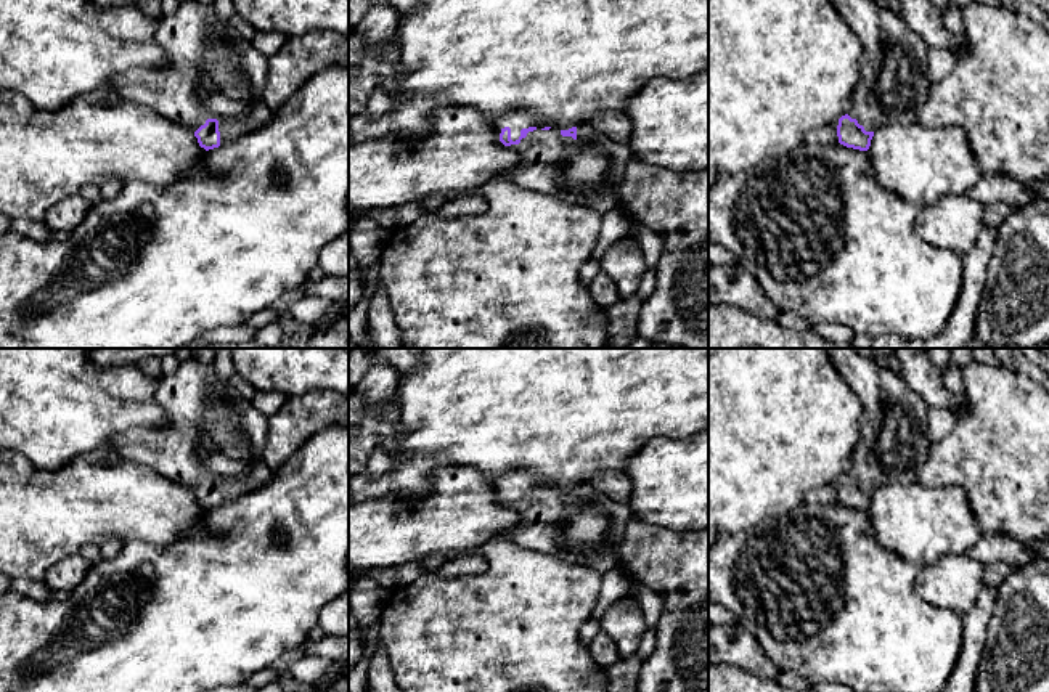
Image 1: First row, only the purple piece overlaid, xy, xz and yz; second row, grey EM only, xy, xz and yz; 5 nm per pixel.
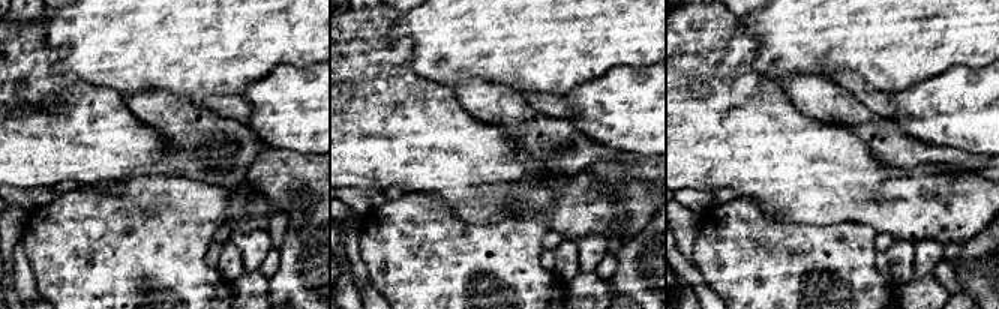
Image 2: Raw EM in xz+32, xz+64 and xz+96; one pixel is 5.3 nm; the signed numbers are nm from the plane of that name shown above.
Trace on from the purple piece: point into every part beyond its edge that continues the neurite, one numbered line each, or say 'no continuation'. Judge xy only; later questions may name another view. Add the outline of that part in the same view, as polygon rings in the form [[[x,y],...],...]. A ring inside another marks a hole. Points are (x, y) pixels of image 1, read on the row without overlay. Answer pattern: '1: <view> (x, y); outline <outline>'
1: xy (212, 432); outline [[[196,358],[182,361],[175,372],[159,377],[156,401],[167,416],[165,425],[117,435],[108,448],[193,491],[207,478],[217,478],[220,504],[254,491],[271,478],[273,472],[263,459],[268,419],[249,400],[231,392],[210,364]]]

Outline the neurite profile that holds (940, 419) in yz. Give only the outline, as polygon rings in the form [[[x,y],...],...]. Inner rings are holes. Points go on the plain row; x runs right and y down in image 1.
[[[929,408],[929,438],[940,442],[953,430],[954,414],[946,408]]]

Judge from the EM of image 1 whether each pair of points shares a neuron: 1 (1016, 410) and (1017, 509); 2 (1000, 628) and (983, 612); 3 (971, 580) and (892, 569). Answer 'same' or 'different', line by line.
1: same
2: different
3: different

